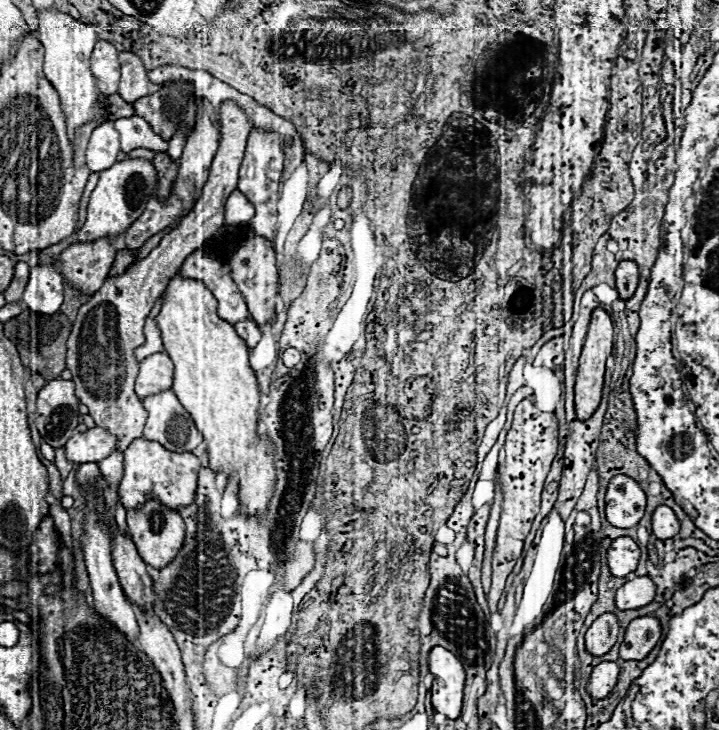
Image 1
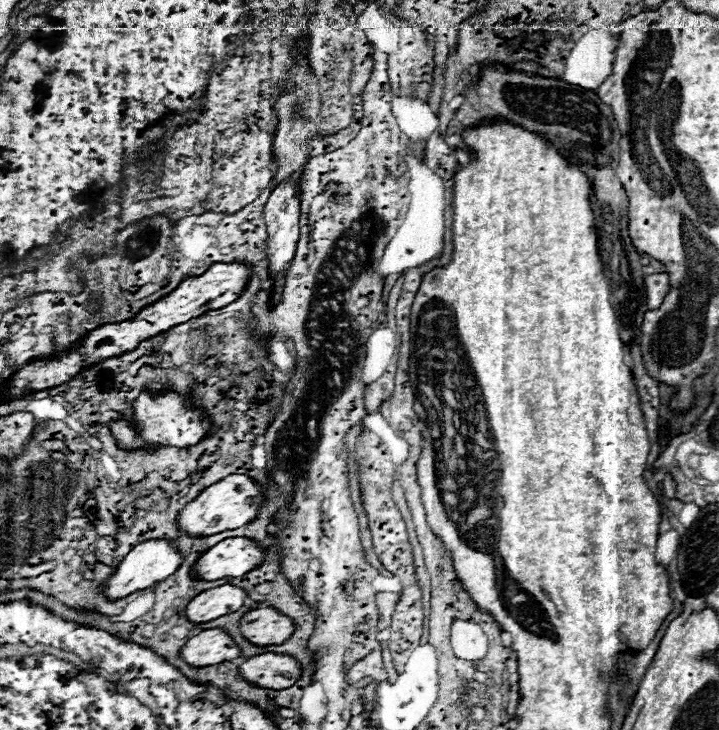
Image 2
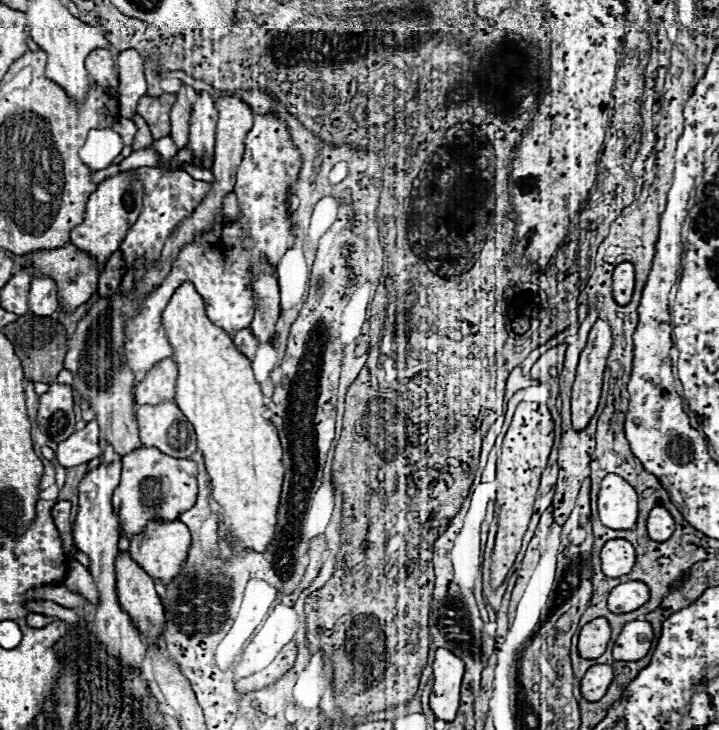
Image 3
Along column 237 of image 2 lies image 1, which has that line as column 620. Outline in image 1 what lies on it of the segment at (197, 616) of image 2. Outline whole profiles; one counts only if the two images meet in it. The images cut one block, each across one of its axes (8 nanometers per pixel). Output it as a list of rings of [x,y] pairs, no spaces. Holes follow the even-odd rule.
[[[638,576],[616,590],[614,602],[618,610],[636,610],[652,602],[656,594],[656,586],[648,576]]]

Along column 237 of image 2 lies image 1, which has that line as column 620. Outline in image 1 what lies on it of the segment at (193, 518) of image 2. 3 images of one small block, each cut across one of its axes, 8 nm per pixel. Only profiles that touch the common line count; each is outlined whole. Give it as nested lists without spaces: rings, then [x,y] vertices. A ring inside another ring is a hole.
[[[624,474],[612,476],[606,488],[606,520],[616,528],[632,528],[646,510],[646,494],[632,478]]]

